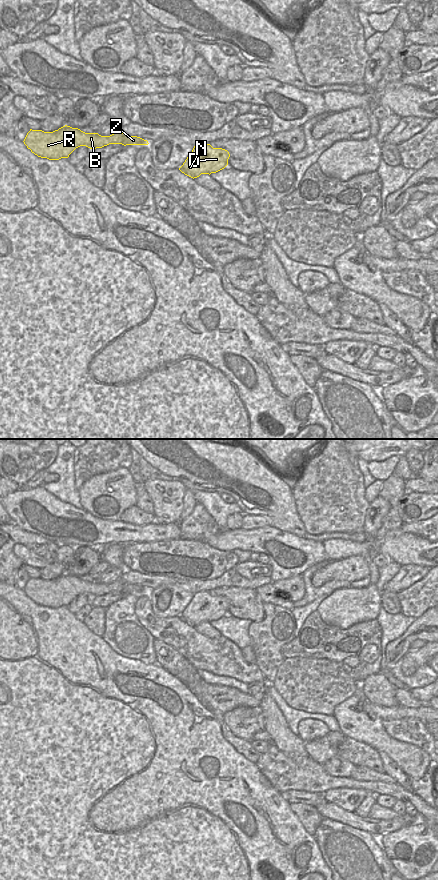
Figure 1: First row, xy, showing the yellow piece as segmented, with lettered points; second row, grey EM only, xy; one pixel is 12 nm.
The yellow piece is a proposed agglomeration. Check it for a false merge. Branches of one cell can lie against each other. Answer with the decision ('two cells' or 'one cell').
one cell

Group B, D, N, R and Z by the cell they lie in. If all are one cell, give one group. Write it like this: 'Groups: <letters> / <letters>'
Groups: B D N R Z

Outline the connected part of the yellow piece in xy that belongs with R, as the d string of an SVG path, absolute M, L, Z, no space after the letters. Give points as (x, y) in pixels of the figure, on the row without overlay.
M67 573L53 580L30 577L23 590L32 601L49 608L68 606L80 594L96 597L109 592L124 594L149 592L147 588L137 584L127 584L120 578L110 584L101 584L98 581L85 581Z

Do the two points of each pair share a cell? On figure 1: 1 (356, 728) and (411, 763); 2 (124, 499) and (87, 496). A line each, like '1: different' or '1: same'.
1: same
2: same

